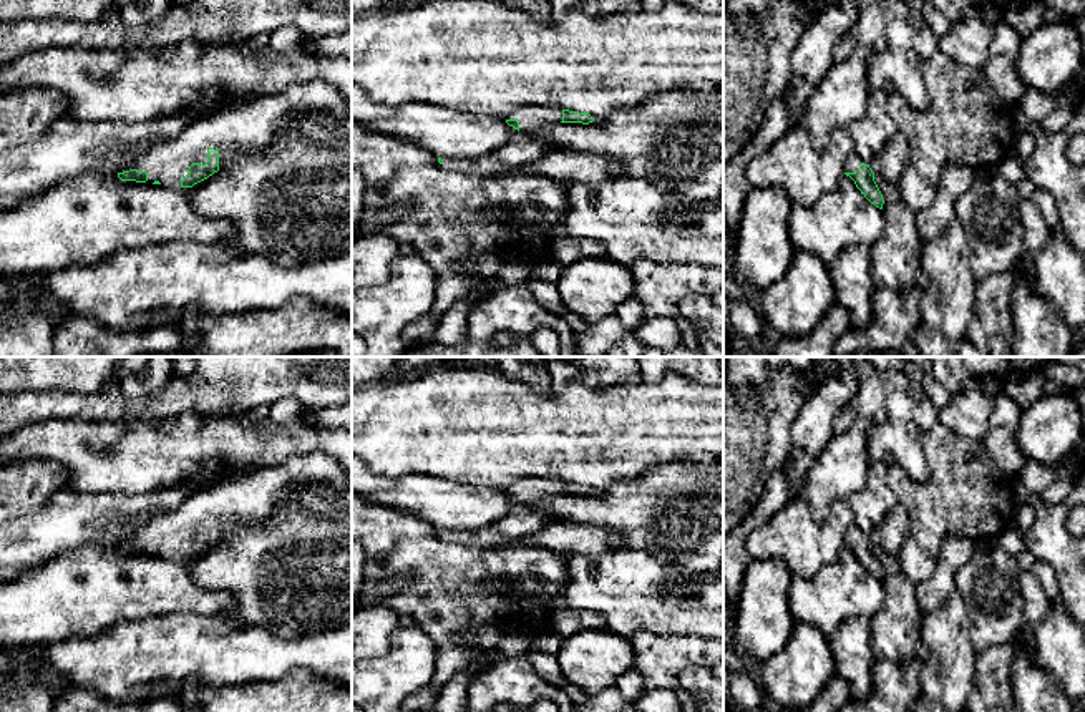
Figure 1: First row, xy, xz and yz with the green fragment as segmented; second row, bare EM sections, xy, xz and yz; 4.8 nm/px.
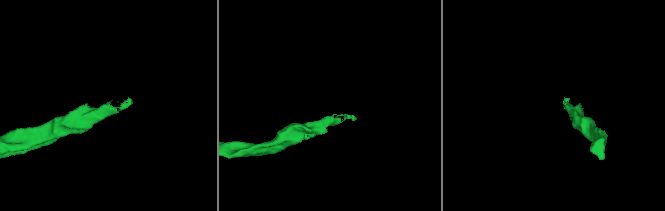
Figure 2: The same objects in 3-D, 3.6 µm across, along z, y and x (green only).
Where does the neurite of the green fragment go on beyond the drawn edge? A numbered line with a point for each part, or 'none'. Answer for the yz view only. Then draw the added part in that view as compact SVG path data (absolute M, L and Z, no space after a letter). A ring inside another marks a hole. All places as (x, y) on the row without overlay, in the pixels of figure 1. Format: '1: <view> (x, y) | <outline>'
1: yz (853, 535) | M853 523L846 533L846 544L856 544L861 538L861 531L856 523Z

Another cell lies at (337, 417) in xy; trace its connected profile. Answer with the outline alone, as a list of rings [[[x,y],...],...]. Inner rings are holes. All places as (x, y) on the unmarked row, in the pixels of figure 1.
[[[352,398],[338,407],[310,412],[307,418],[322,428],[352,430]]]

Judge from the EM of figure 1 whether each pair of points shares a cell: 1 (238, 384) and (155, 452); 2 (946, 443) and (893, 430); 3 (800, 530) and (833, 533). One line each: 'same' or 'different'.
1: different
2: different
3: same

